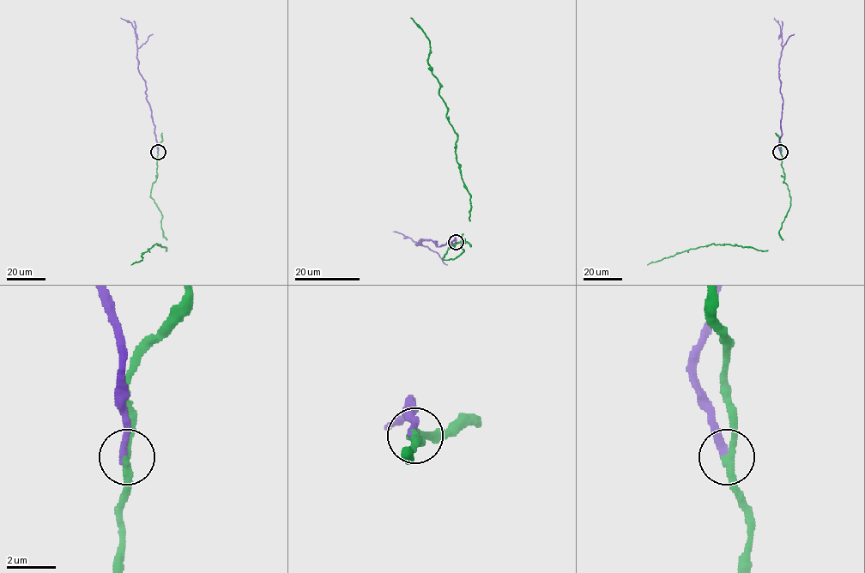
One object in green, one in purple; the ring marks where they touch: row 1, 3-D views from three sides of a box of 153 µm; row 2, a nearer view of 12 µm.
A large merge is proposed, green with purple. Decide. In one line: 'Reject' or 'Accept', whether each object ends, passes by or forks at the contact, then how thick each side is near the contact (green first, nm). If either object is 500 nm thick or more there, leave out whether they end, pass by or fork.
Reject. At the ring green passes by. At the ring purple ends. Thickness 320 nm (green) against 320 nm

